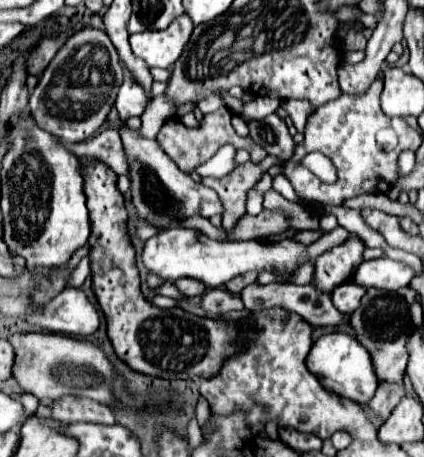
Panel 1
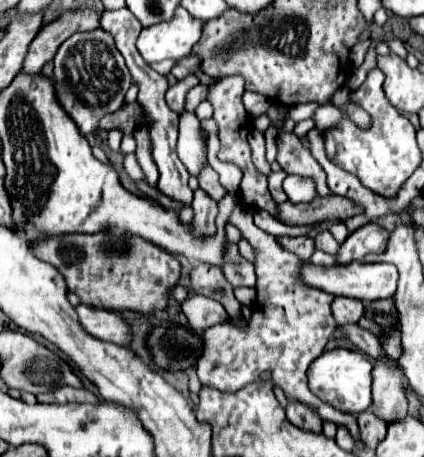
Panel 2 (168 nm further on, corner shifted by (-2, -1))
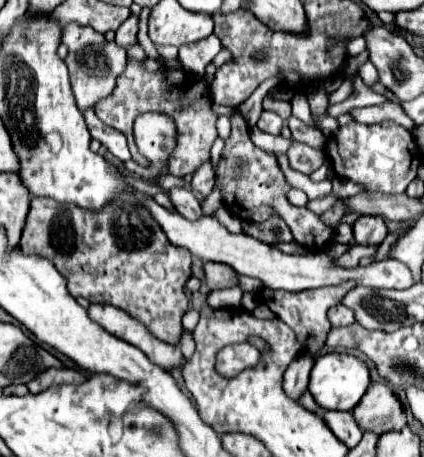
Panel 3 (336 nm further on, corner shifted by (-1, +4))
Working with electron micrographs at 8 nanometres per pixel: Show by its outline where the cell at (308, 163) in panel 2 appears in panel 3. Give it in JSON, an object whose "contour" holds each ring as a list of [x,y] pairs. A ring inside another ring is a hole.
{"contour":[[[291,140],[291,146],[287,150],[287,158],[289,158],[289,164],[293,170],[303,172],[303,174],[311,174],[313,170],[317,170],[323,164],[325,154],[323,154],[323,150],[315,150],[303,142]]]}

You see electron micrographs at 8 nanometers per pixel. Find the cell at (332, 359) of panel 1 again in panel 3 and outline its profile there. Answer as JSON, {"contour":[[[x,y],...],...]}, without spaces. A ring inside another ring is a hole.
{"contour":[[[325,354],[319,356],[313,364],[311,370],[311,380],[309,380],[309,392],[313,394],[315,402],[323,408],[323,410],[353,410],[359,400],[363,398],[363,394],[369,388],[369,368],[363,360],[351,356],[351,354]]]}

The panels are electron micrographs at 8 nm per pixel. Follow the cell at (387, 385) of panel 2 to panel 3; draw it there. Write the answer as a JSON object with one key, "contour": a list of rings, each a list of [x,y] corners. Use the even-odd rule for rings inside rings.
{"contour":[[[373,382],[353,410],[353,416],[357,416],[361,428],[377,428],[377,432],[407,426],[403,406],[387,382]]]}

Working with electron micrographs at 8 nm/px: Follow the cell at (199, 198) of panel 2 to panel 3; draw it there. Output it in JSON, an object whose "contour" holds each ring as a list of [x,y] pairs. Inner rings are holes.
{"contour":[[[205,162],[205,164],[193,174],[191,186],[193,186],[193,190],[197,190],[199,194],[207,196],[207,194],[213,190],[213,184],[215,184],[215,174],[213,174],[213,170],[211,170],[211,164]]]}

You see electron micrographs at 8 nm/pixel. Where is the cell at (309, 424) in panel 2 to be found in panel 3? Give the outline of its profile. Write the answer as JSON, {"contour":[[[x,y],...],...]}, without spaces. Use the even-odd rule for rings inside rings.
{"contour":[[[297,356],[289,368],[285,370],[285,382],[283,382],[283,390],[285,394],[299,402],[301,396],[307,392],[307,384],[309,384],[309,372],[313,368],[313,358],[311,356]]]}

